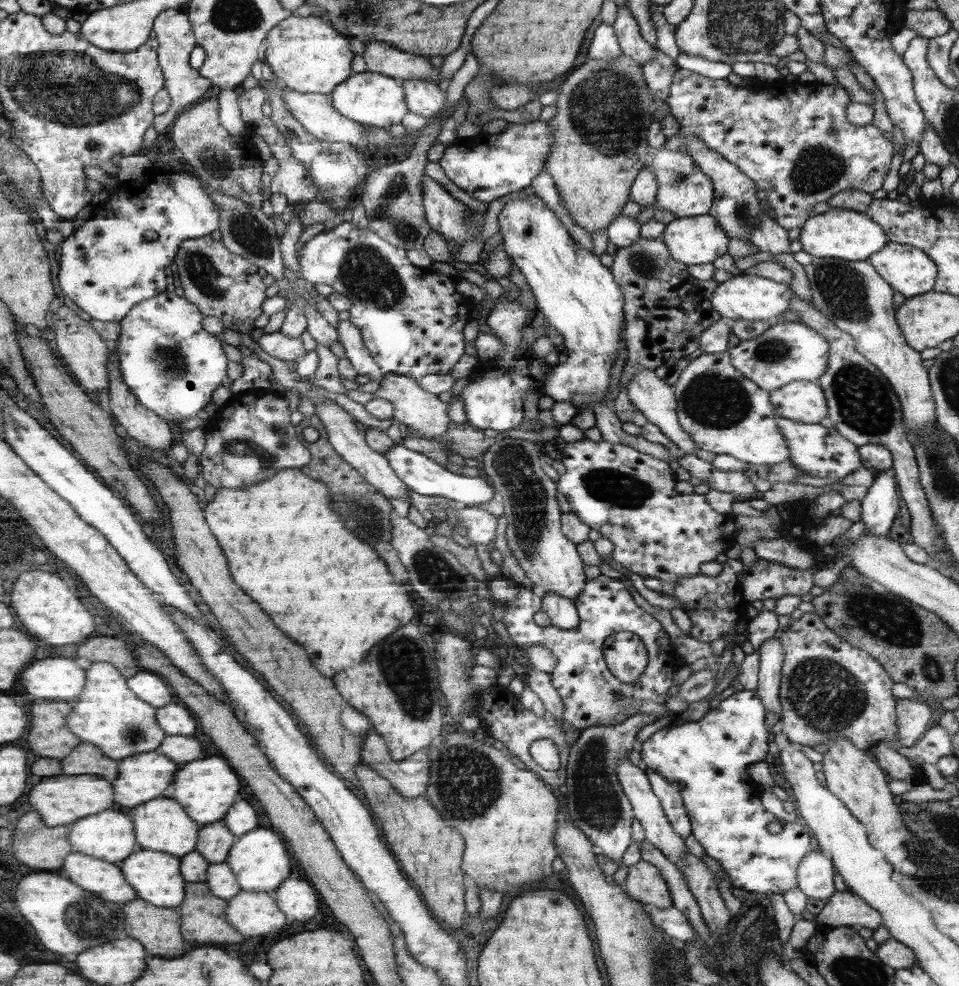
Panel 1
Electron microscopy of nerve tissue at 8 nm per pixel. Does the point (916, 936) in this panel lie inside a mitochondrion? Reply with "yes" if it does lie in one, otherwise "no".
no

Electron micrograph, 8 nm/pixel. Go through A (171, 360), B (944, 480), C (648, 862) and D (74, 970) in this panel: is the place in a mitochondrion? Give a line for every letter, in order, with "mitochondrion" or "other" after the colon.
A: mitochondrion
B: mitochondrion
C: other
D: other

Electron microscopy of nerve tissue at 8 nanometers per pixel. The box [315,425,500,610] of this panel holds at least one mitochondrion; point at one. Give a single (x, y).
(434, 571)

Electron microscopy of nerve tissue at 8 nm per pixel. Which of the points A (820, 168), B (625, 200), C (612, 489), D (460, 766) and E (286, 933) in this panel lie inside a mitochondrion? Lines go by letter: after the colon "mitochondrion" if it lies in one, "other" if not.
A: mitochondrion
B: other
C: mitochondrion
D: mitochondrion
E: other

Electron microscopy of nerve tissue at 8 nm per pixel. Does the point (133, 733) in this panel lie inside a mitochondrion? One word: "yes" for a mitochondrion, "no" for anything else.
yes

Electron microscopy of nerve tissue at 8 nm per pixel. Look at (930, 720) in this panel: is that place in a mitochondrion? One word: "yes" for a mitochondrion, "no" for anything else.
no

